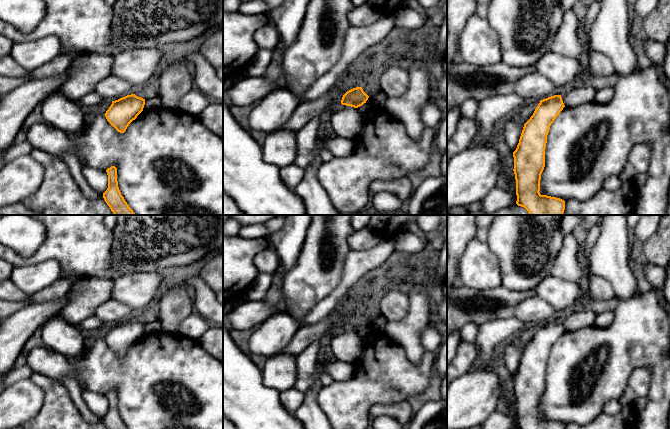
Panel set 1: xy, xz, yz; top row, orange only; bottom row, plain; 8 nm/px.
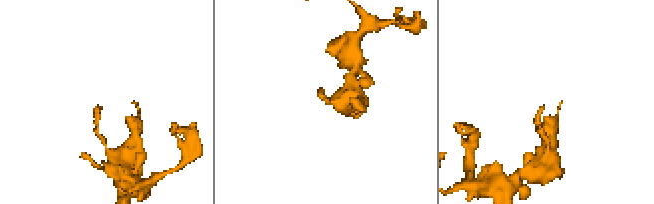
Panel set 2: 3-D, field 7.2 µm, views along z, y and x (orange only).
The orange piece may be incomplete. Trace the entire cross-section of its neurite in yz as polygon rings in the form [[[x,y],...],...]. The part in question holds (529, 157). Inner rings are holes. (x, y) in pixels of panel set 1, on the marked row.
[[[554,95],[540,101],[533,115],[524,124],[519,143],[513,152],[514,174],[518,206],[524,207],[530,215],[562,215],[565,201],[540,194],[541,174],[545,167],[545,148],[551,124],[565,107],[561,95]]]

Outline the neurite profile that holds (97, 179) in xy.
[[[82,165],[82,173],[89,186],[97,194],[103,194],[107,190],[108,175],[106,171]]]

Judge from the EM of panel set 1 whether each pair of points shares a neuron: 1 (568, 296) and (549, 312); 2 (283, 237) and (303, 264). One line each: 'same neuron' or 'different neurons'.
1: different neurons
2: different neurons

